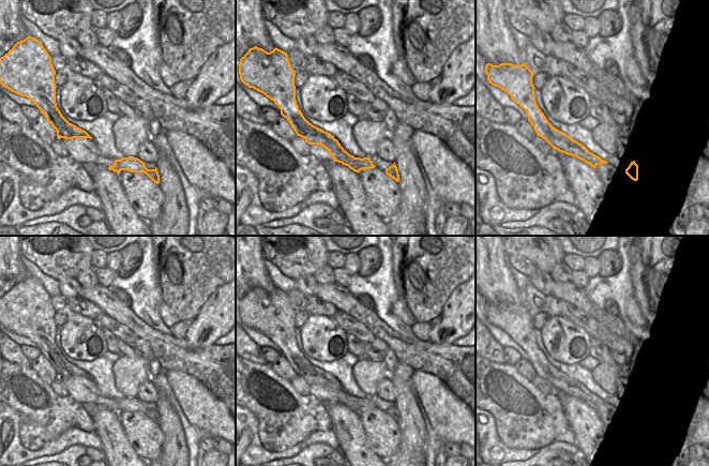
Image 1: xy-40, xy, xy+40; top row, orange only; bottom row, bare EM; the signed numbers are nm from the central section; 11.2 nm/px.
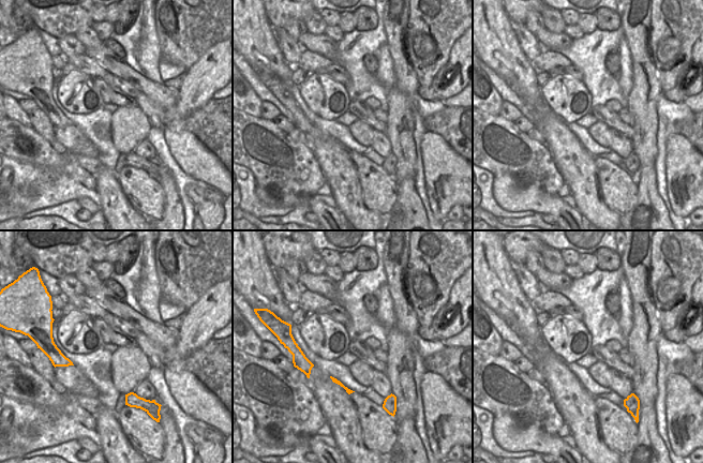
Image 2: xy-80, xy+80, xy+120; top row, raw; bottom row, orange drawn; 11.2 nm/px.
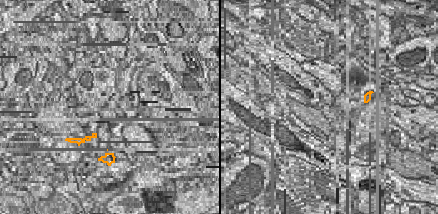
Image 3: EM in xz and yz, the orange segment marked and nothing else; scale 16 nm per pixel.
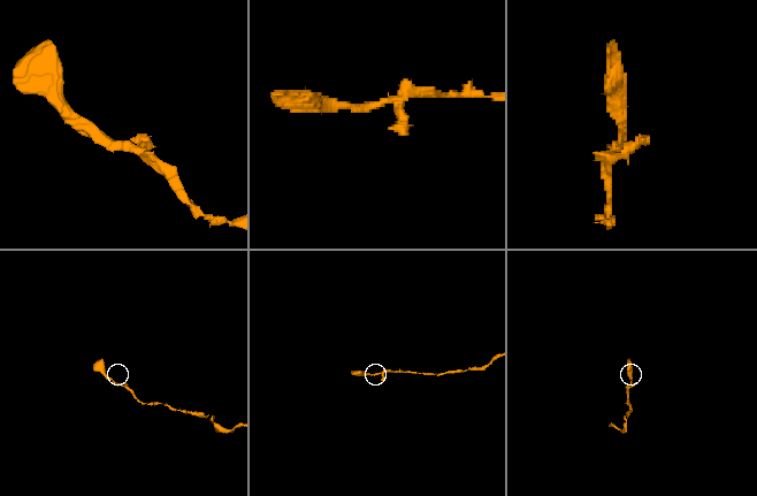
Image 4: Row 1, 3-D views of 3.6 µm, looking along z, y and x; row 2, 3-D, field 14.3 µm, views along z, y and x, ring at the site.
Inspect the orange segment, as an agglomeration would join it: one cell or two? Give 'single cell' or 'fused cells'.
fused cells

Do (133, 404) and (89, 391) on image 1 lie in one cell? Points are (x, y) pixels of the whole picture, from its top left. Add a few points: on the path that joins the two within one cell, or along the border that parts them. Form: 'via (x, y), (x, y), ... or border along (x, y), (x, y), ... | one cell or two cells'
via (122, 404), (110, 404), (100, 400) | one cell

